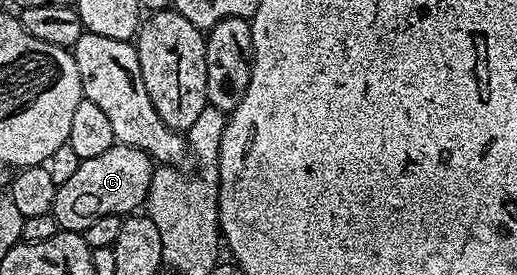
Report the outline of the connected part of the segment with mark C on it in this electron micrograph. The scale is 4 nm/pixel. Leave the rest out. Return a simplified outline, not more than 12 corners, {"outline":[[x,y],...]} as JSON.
{"outline":[[112,144],[56,189],[57,229],[82,234],[147,201],[151,156]]}

